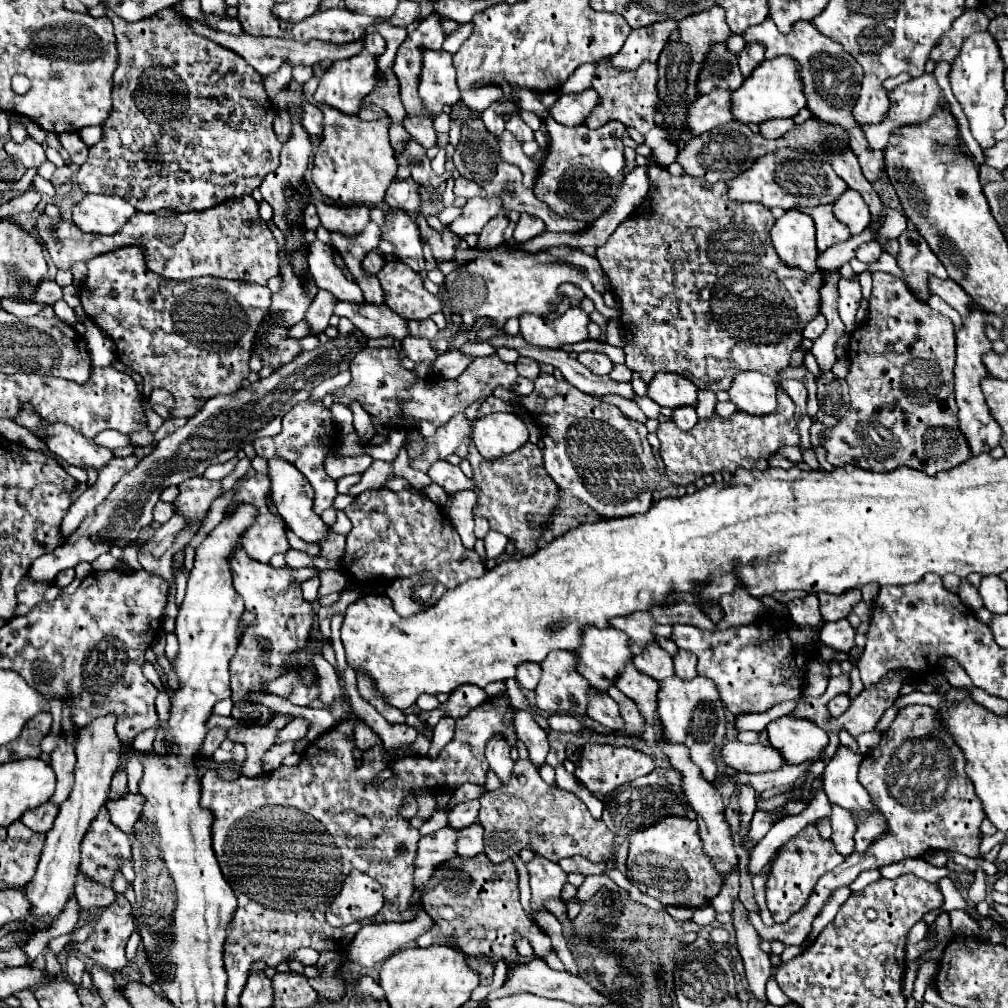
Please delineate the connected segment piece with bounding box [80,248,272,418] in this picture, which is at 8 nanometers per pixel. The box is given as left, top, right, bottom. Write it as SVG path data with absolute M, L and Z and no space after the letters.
M118 248L90 260L88 276L80 292L86 316L116 344L118 360L142 374L144 396L148 398L154 388L164 388L174 396L170 418L192 418L212 396L230 394L240 388L240 382L250 374L250 346L270 306L270 296L272 292L266 286L214 276L186 282L166 280L146 268L140 248Z

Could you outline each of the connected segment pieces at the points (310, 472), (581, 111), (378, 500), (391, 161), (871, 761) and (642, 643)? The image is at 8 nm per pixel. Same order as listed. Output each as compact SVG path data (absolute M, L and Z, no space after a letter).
M298 402L282 418L282 432L272 436L272 438L254 440L254 448L256 448L258 456L262 456L266 460L270 456L290 460L290 464L294 464L310 480L310 484L312 484L312 488L316 492L314 512L322 514L326 508L332 506L332 500L338 494L336 492L336 482L324 472L324 460L326 460L328 452L332 450L336 438L338 438L338 428L332 422L332 412L326 410L322 406L322 402Z
M592 88L584 92L572 92L572 94L560 94L556 104L550 108L550 116L566 126L578 126L586 118L586 112L598 104L598 96Z
M388 488L366 490L364 494L356 496L354 502L344 510L346 516L352 520L352 530L346 536L346 552L340 560L340 568L350 574L356 584L374 584L374 582L392 582L398 578L408 578L420 572L432 572L446 588L456 588L468 578L478 578L486 572L480 556L474 550L464 548L456 528L444 528L444 514L438 504L422 496L420 492L402 490L392 492Z
M314 76L308 84L304 84L306 98L322 110L324 116L324 134L318 144L318 152L314 154L312 182L320 188L324 196L328 196L336 204L380 204L384 200L384 192L394 180L396 174L396 154L390 146L388 130L392 120L372 120L364 122L358 116L348 116L338 112L326 104L314 102L313 94L318 86L318 76Z
M906 706L906 708L902 708L898 712L896 720L890 724L890 728L882 734L880 744L864 756L864 760L860 764L860 774L858 774L860 784L866 788L866 792L870 794L874 804L878 804L878 812L882 812L882 816L888 820L888 836L878 838L864 854L862 852L852 852L838 868L834 868L832 872L822 876L822 880L818 880L816 890L806 904L806 908L800 914L790 916L790 920L786 924L766 926L756 912L750 912L748 914L750 922L758 930L760 938L764 938L768 942L778 940L784 946L800 946L806 940L806 936L810 932L810 926L812 926L812 920L820 912L824 902L828 900L830 892L840 888L840 886L852 884L862 870L882 868L882 866L888 866L888 864L894 864L894 862L900 862L900 860L906 860L906 858L920 858L928 850L958 852L958 854L976 858L978 856L978 846L980 846L980 836L982 836L980 824L982 824L984 816L982 816L982 802L978 800L970 780L966 780L964 762L966 760L962 760L962 752L958 752L956 744L950 740L950 736L946 736L946 730L938 724L934 708L930 708L930 706Z
M634 612L630 616L620 616L620 618L610 618L608 620L612 628L618 628L622 632L628 634L630 638L630 652L636 656L638 652L642 652L646 648L646 644L654 642L656 636L652 634L652 626L656 626L656 622L652 620L652 616L648 612Z

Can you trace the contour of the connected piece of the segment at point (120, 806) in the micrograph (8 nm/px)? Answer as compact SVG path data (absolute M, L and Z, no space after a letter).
M126 794L120 800L106 802L106 808L108 808L114 824L118 824L118 828L122 828L122 832L132 836L134 824L140 816L140 810L142 810L142 804L144 804L144 800L140 794Z

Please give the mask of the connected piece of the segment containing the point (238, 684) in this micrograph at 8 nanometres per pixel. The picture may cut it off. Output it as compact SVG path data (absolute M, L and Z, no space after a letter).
M236 548L230 554L230 570L232 570L236 592L244 598L246 608L252 610L256 616L254 624L250 624L250 628L242 634L238 650L230 662L232 700L238 708L242 708L246 706L242 698L250 690L260 690L260 682L282 676L284 656L306 646L308 634L314 624L314 608L310 602L302 598L300 586L296 586L290 580L290 572L292 572L290 568L276 570L270 564L252 560L242 548Z

